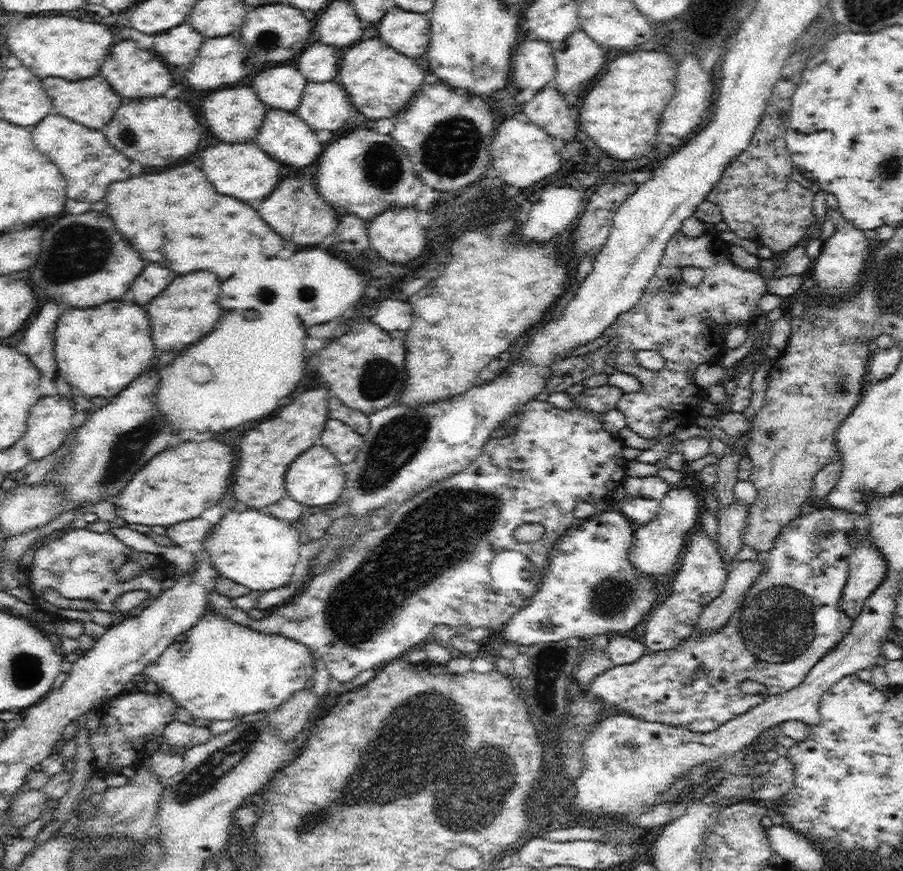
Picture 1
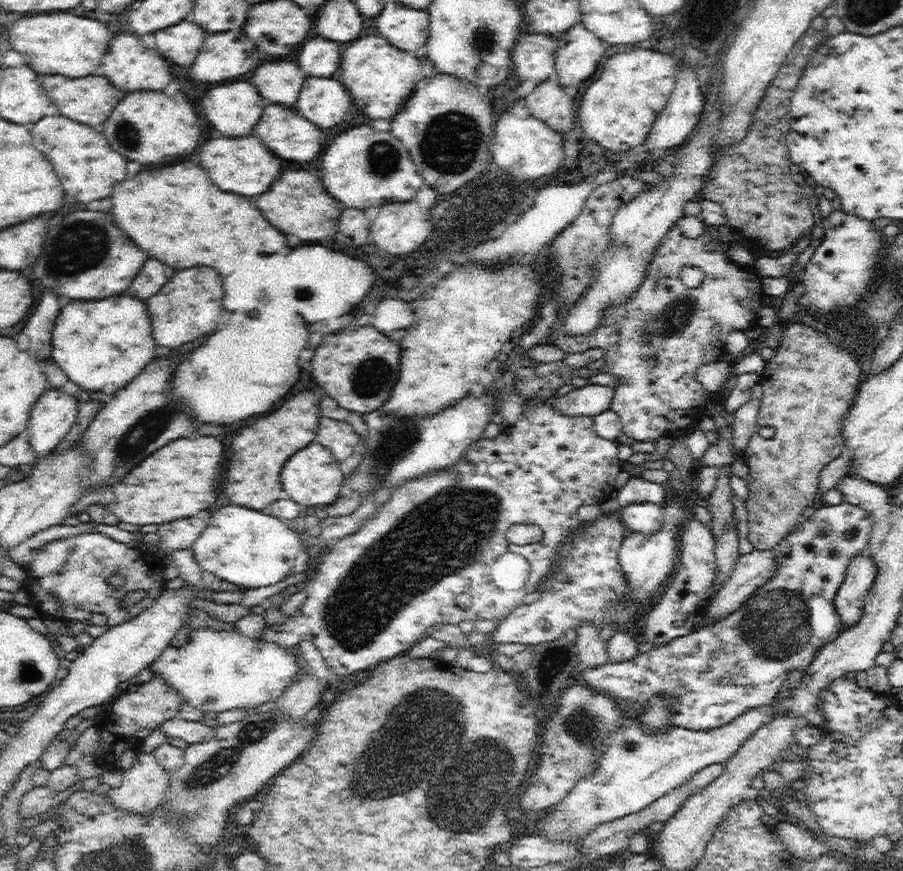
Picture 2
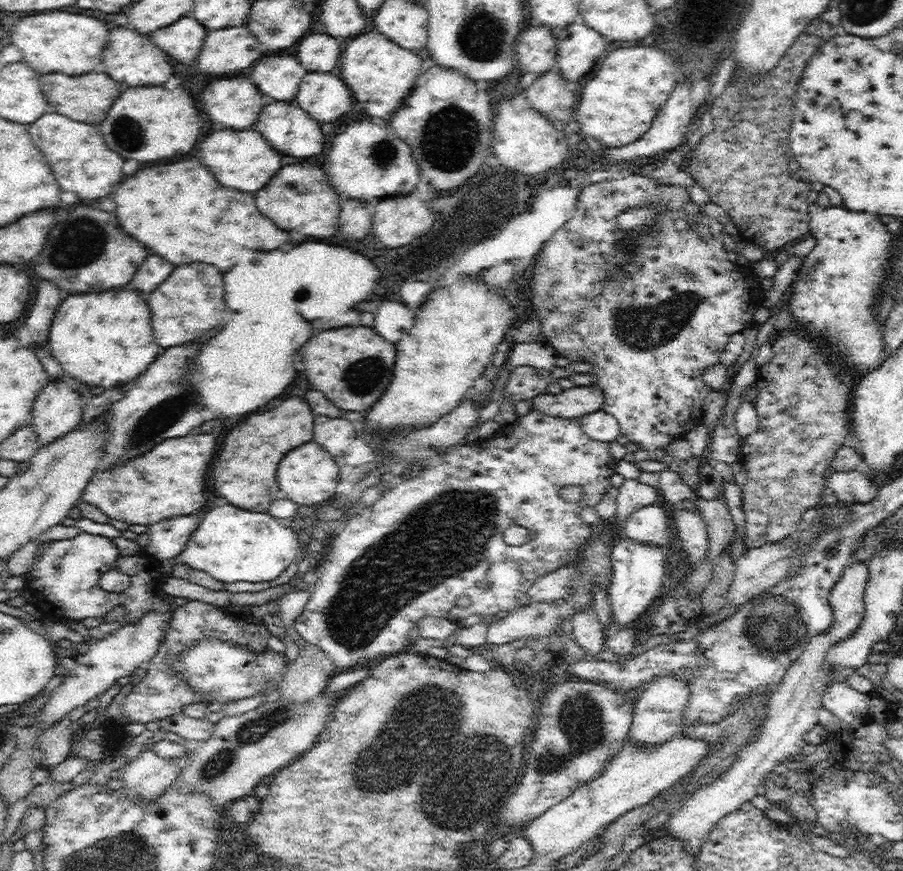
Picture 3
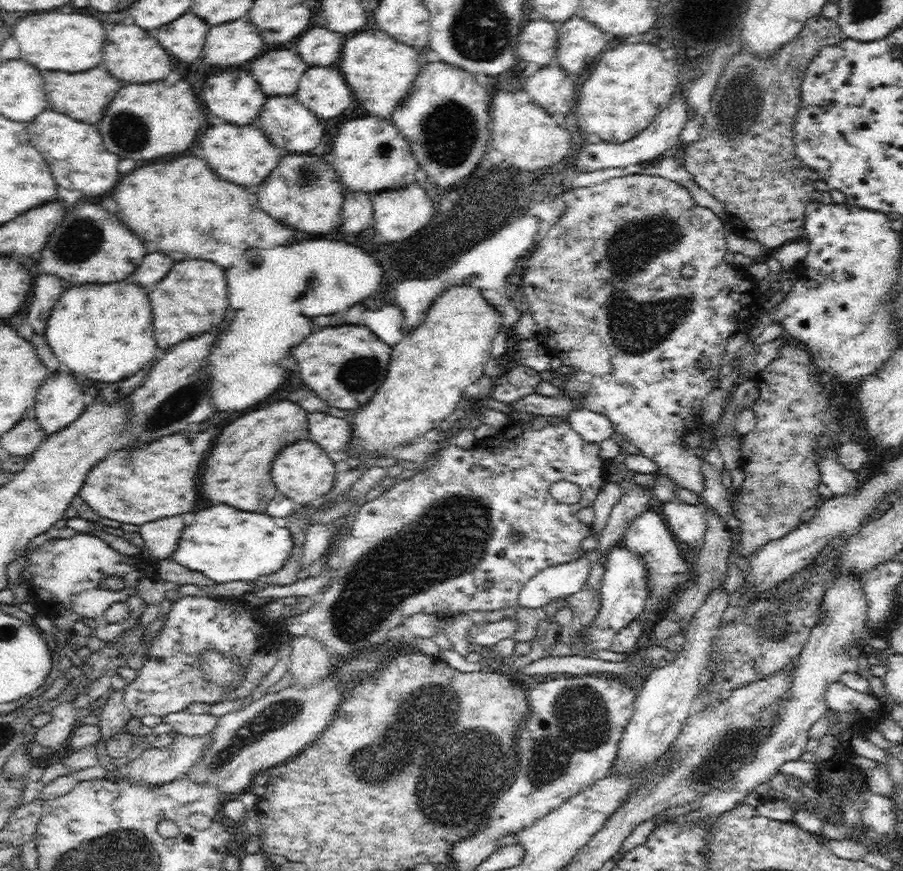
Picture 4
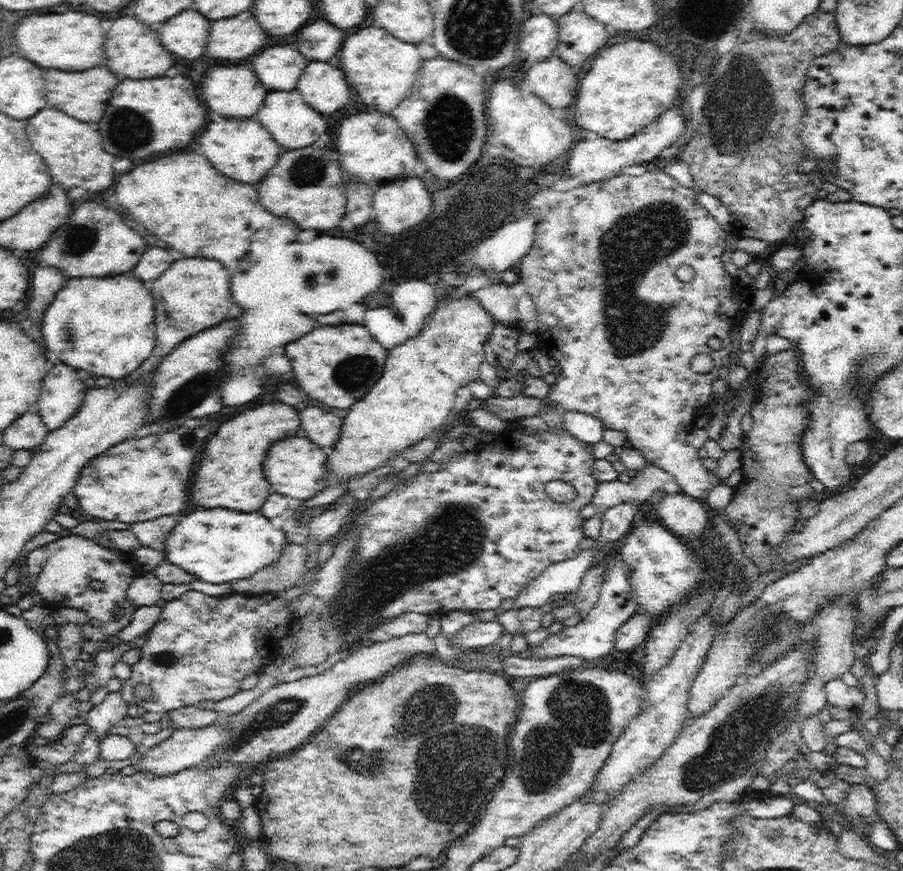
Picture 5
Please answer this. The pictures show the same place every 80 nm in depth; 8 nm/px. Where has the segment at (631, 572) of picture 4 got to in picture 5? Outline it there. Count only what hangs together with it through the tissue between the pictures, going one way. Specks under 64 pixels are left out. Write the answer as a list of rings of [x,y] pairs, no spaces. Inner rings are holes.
[[[612,552],[612,556],[603,579],[601,591],[596,606],[582,620],[570,627],[565,627],[561,634],[546,636],[547,639],[538,647],[529,645],[526,653],[535,653],[540,659],[555,656],[577,656],[588,661],[606,658],[612,648],[615,648],[616,630],[636,613],[636,603],[633,602],[634,591],[629,592],[628,573],[624,571],[620,561],[620,553]]]

